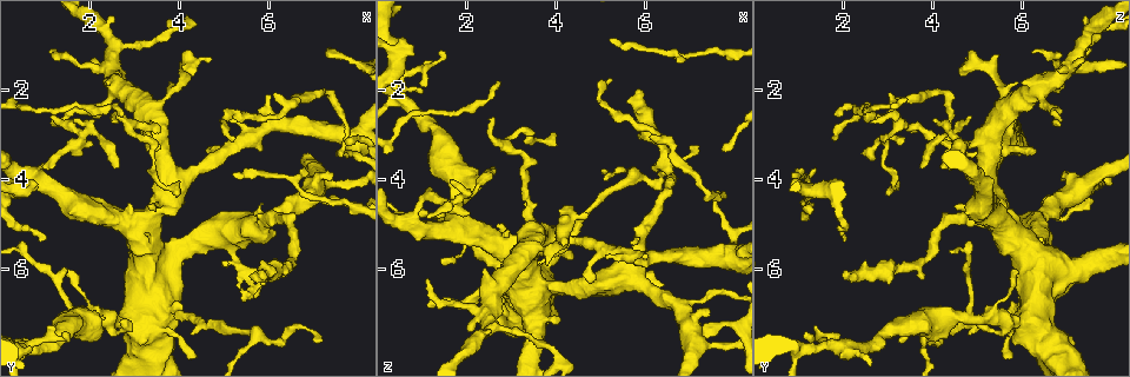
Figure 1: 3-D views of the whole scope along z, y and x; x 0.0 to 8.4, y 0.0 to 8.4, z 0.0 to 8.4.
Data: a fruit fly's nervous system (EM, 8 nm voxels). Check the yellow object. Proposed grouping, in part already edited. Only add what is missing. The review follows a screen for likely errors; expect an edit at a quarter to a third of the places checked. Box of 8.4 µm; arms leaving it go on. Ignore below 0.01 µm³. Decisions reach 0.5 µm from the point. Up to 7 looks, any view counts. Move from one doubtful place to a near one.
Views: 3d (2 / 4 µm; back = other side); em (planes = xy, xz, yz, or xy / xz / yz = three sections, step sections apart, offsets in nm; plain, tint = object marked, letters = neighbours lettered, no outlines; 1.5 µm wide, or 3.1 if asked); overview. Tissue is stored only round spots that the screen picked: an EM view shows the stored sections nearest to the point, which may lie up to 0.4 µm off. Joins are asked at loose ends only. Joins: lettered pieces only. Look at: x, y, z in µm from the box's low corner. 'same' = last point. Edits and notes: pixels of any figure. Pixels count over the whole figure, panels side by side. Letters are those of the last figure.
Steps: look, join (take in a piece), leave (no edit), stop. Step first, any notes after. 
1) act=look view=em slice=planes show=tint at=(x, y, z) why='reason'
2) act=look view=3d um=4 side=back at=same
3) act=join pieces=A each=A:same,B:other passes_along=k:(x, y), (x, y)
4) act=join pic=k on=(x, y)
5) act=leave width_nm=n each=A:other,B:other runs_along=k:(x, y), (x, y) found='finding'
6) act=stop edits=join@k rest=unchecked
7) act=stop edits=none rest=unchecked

act=look view=3d um=4 at=(1.45, 6.10, 5.90) why='free end'

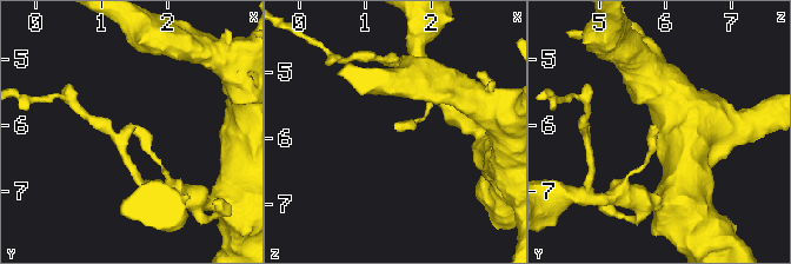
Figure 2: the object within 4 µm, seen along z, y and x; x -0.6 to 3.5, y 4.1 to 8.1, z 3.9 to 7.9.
act=look view=em slice=xz step=4 show=letters at=(1.45, 6.05, 5.85) why='shape alone is not enough'

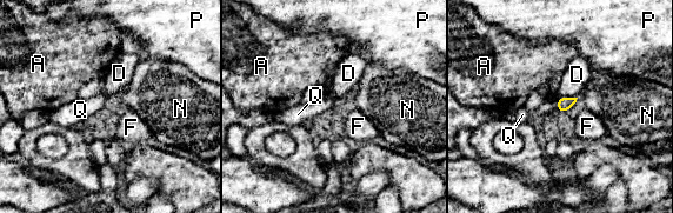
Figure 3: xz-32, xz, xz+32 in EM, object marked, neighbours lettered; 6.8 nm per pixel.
act=leave each=A:other,D:other,F:other,N:other,P:other,Q:other border=3:(558, 98), (555, 108) found='none of them fits'

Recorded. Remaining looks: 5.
act=look view=3d um=4 side=back at=(4.00, 4.25, 2.90) why='an open end'

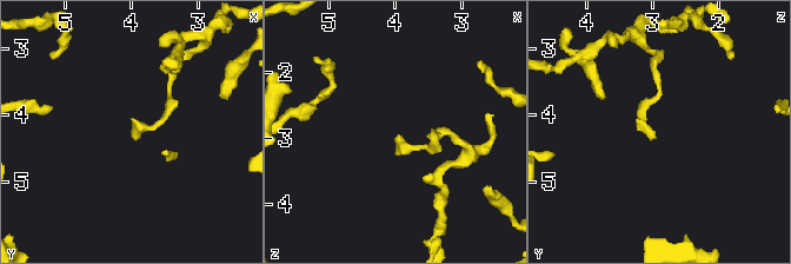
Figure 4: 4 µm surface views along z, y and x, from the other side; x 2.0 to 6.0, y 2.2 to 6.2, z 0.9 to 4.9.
act=look view=em slice=planes show=plain at=(4.00, 4.20, 2.95) why='shape alone is not enough'

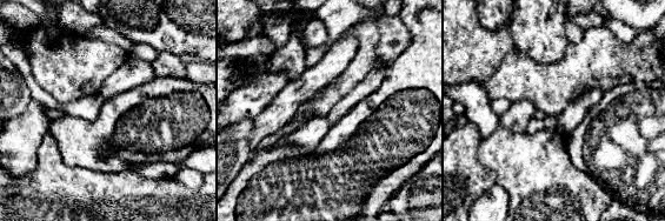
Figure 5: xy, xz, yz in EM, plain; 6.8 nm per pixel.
act=look view=em slice=planes show=letters at=same why='see the neighbours'

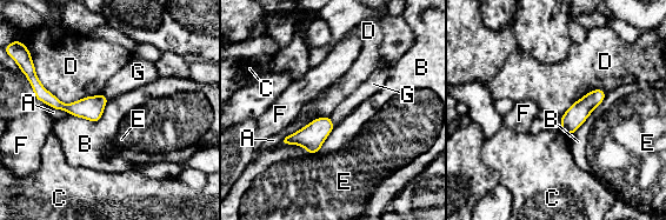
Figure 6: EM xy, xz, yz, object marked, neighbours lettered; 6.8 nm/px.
act=leave width_nm=150 each=A:other,B:other,C:other,D:other,E:other,F:other,G:other runs_along=6:(42, 94), (65, 107), (104, 100) found='no lettered piece goes on from it'

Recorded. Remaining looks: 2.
act=look view=em slice=planes show=tint at=(7.30, 1.10, 7.45) why='tapers out'

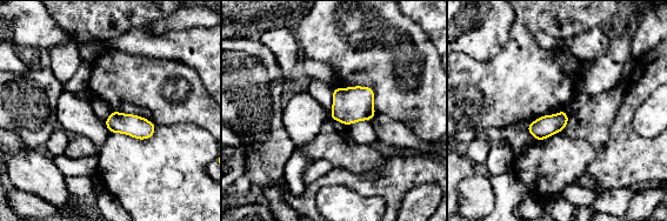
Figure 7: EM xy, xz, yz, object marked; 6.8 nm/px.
act=look view=em slice=planes show=letters at=same why='what lies round it'

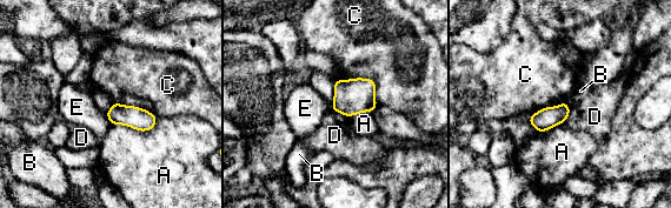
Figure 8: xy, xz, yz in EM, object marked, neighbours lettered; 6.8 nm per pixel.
act=leave width_nm=140 each=A:other,B:other,C:other,D:other,E:other border=8:(334, 79), (371, 78), (378, 106) found='none of them fits'

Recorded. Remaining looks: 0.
act=stop edits=none rest=unchecked

